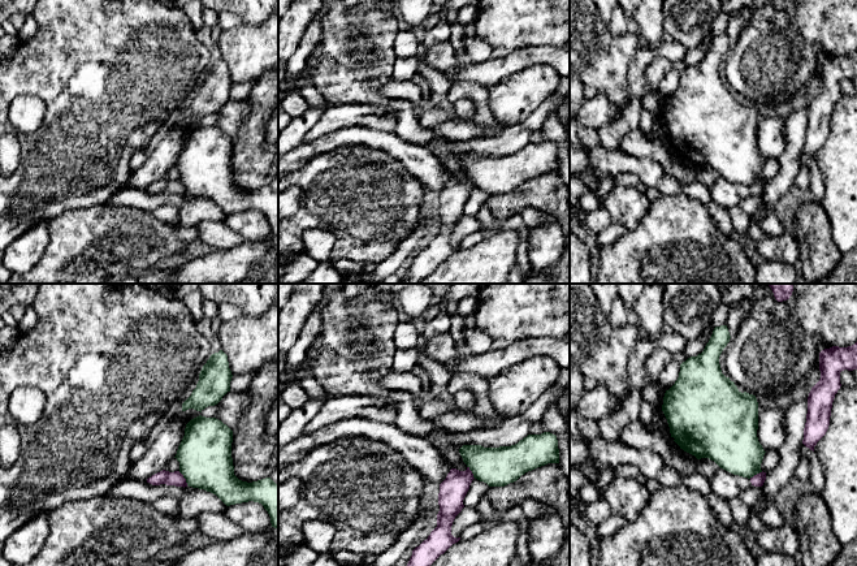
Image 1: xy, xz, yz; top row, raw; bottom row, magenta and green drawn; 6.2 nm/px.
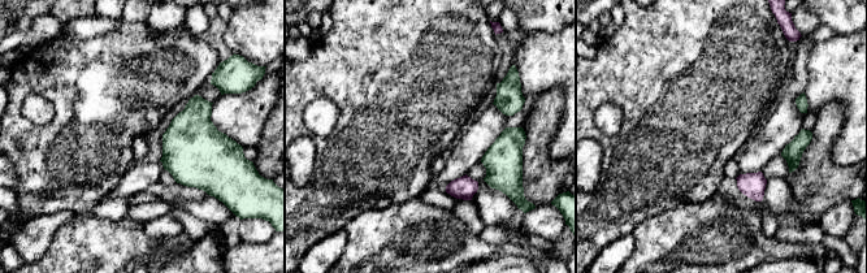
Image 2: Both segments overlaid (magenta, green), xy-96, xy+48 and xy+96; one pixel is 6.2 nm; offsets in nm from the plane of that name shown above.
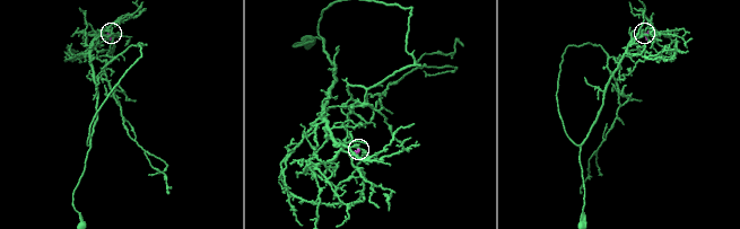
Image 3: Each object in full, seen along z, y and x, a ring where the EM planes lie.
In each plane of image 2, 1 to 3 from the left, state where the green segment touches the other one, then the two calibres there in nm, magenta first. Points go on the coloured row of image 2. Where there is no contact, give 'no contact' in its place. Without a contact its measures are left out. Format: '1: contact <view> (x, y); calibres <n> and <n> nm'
1: no contact
2: no contact
3: no contact

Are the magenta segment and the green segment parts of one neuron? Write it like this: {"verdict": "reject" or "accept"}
{"verdict": "reject"}

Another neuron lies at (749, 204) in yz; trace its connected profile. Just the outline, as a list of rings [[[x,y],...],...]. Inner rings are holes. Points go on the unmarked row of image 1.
[[[750,194],[749,196],[741,199],[739,207],[752,217],[754,212],[758,209],[759,204],[761,204],[761,195]]]

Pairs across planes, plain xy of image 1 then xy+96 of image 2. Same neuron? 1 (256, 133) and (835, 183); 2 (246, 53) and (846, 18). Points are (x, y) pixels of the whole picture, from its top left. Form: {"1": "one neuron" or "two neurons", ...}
{"1": "one neuron", "2": "two neurons"}

